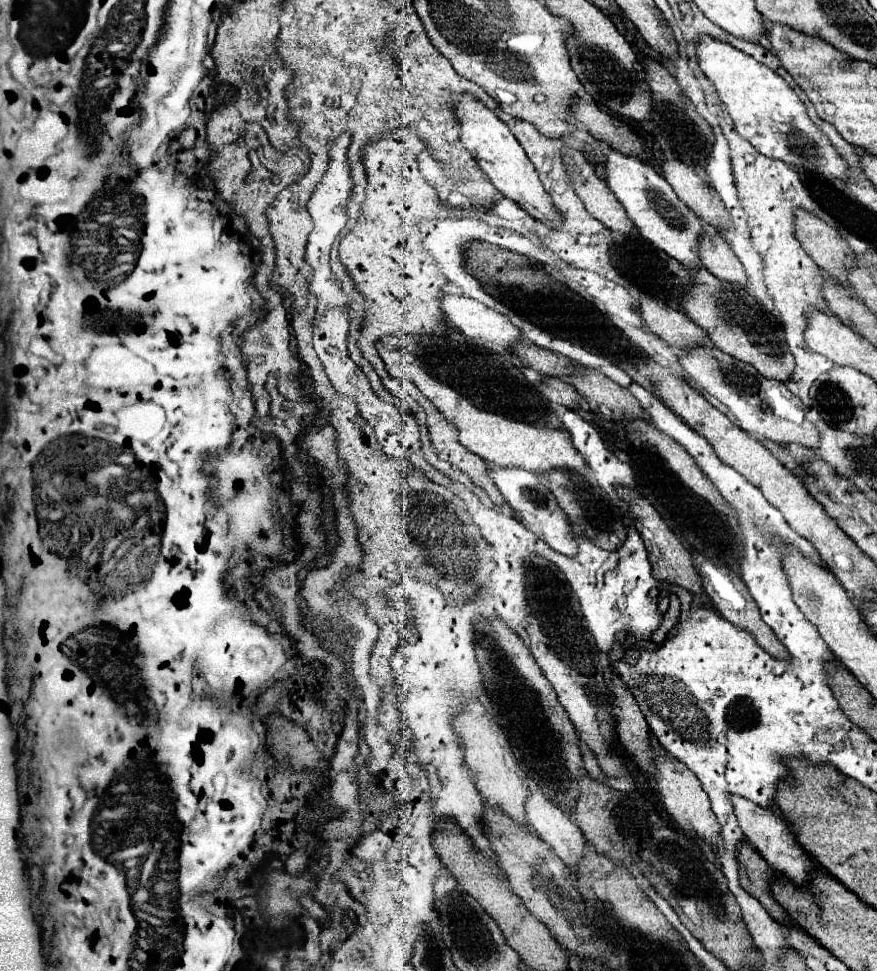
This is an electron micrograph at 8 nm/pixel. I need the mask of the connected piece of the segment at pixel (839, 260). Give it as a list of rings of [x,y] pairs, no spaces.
[[[798,209],[794,231],[796,239],[816,261],[816,265],[826,269],[828,275],[840,279],[840,283],[844,283],[844,267],[852,267],[854,253],[838,233],[838,229],[818,219],[814,213]]]

